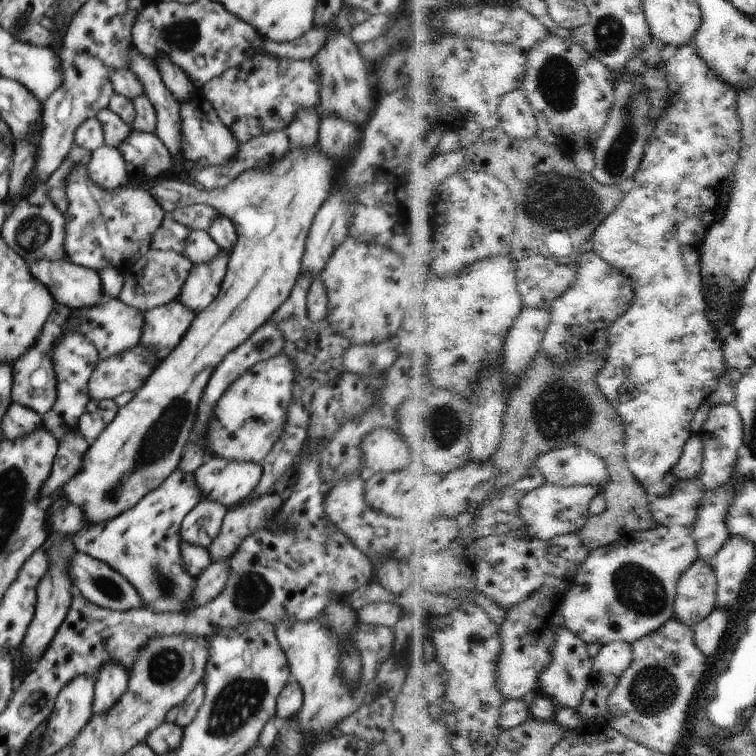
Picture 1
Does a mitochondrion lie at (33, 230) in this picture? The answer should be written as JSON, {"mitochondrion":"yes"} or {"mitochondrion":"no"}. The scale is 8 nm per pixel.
{"mitochondrion":"yes"}

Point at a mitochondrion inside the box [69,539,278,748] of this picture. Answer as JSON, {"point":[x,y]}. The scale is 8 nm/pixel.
{"point":[238,702]}

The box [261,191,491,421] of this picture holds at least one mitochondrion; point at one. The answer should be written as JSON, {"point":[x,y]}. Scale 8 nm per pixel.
{"point":[369,358]}

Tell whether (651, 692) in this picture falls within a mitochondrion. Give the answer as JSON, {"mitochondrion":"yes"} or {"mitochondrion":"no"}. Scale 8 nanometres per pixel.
{"mitochondrion":"yes"}

